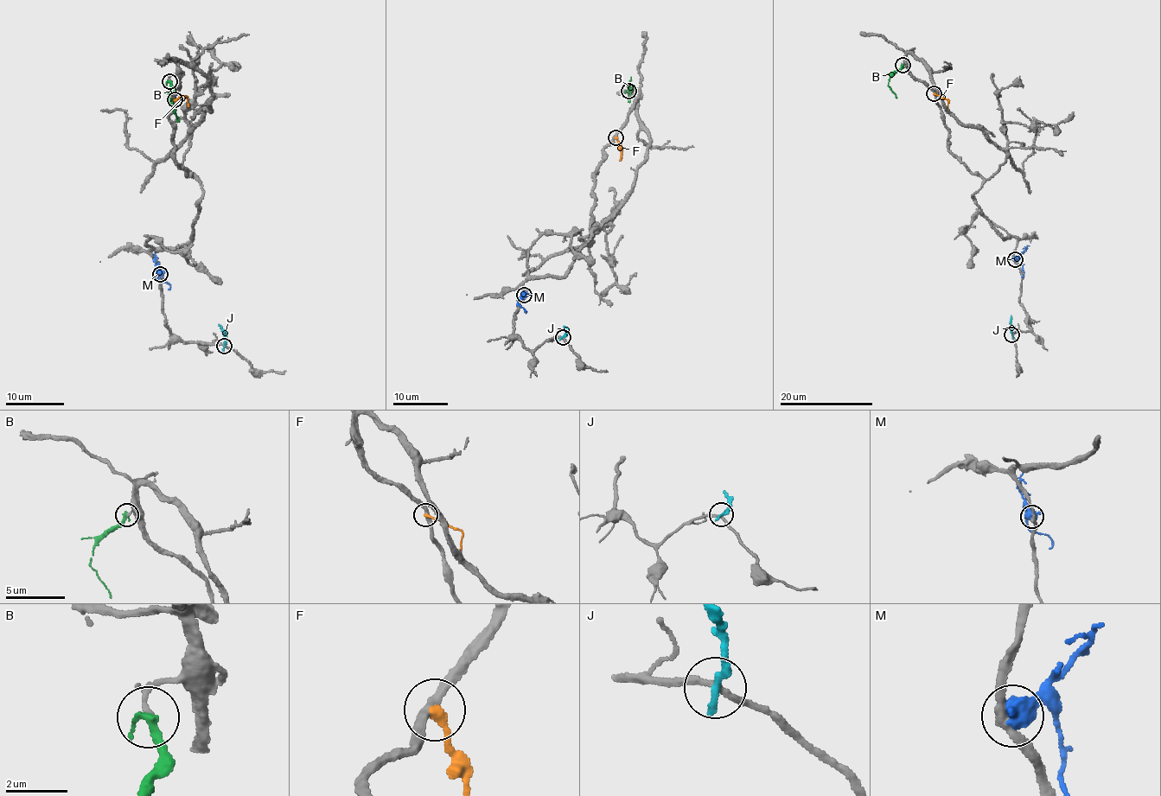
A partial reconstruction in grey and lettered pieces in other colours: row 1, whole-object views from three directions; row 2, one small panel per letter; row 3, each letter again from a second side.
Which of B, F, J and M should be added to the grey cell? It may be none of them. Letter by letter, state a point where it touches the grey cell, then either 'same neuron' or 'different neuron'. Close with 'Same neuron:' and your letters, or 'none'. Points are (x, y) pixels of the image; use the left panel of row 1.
B: meets grey at (169, 81); same neuron
F: meets grey at (175, 99); different neuron
J: meets grey at (224, 346); different neuron
M: meets grey at (160, 274); different neuron
Same neuron: B

